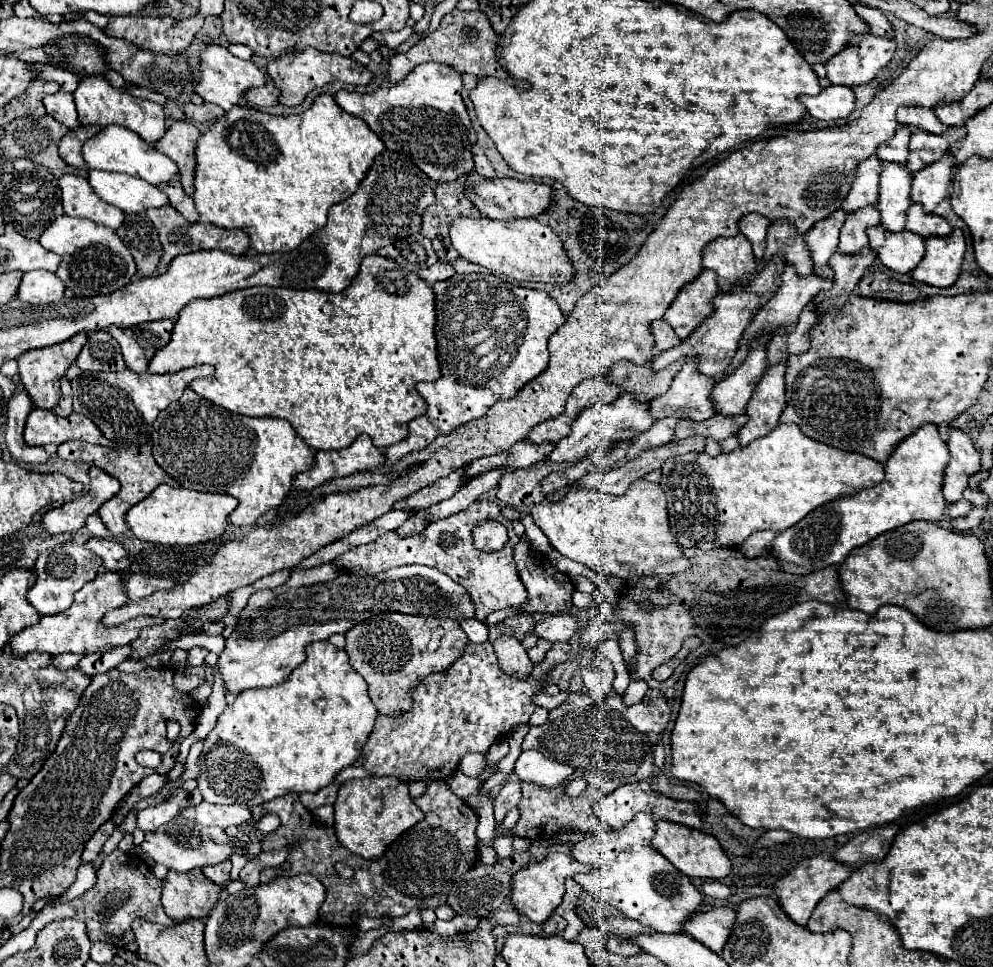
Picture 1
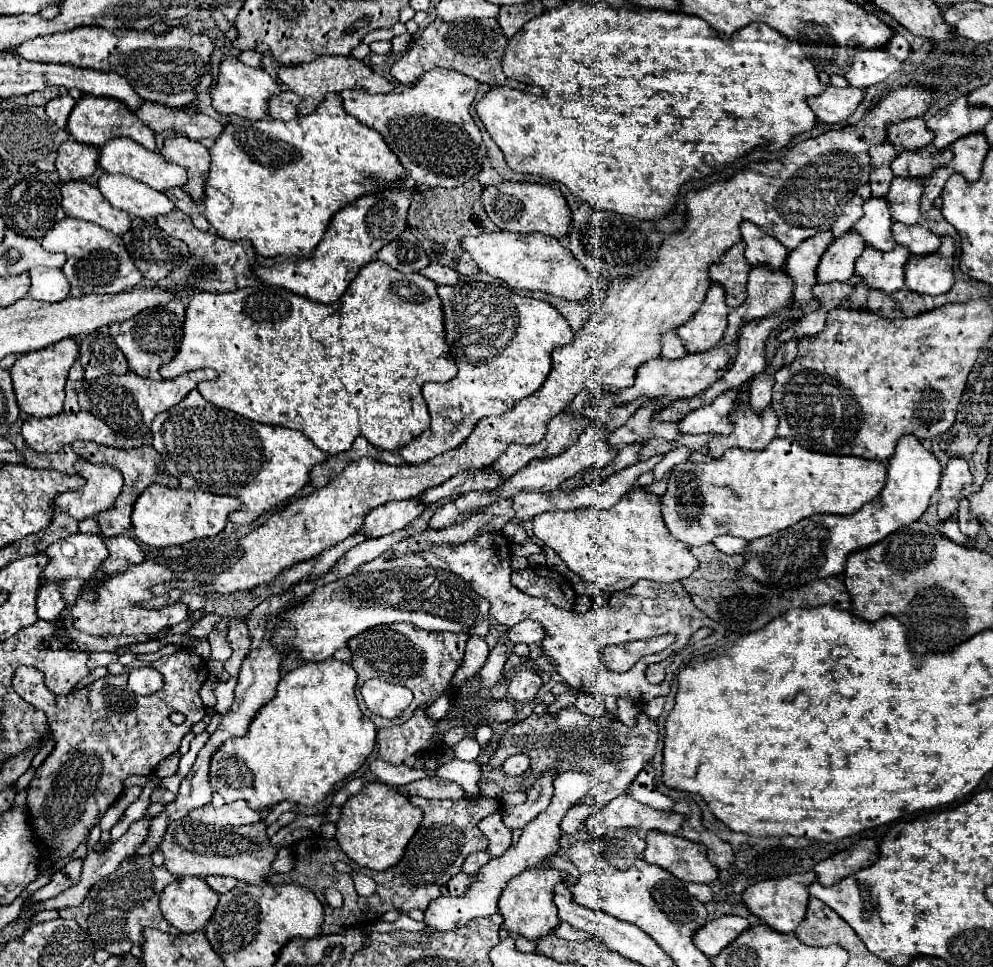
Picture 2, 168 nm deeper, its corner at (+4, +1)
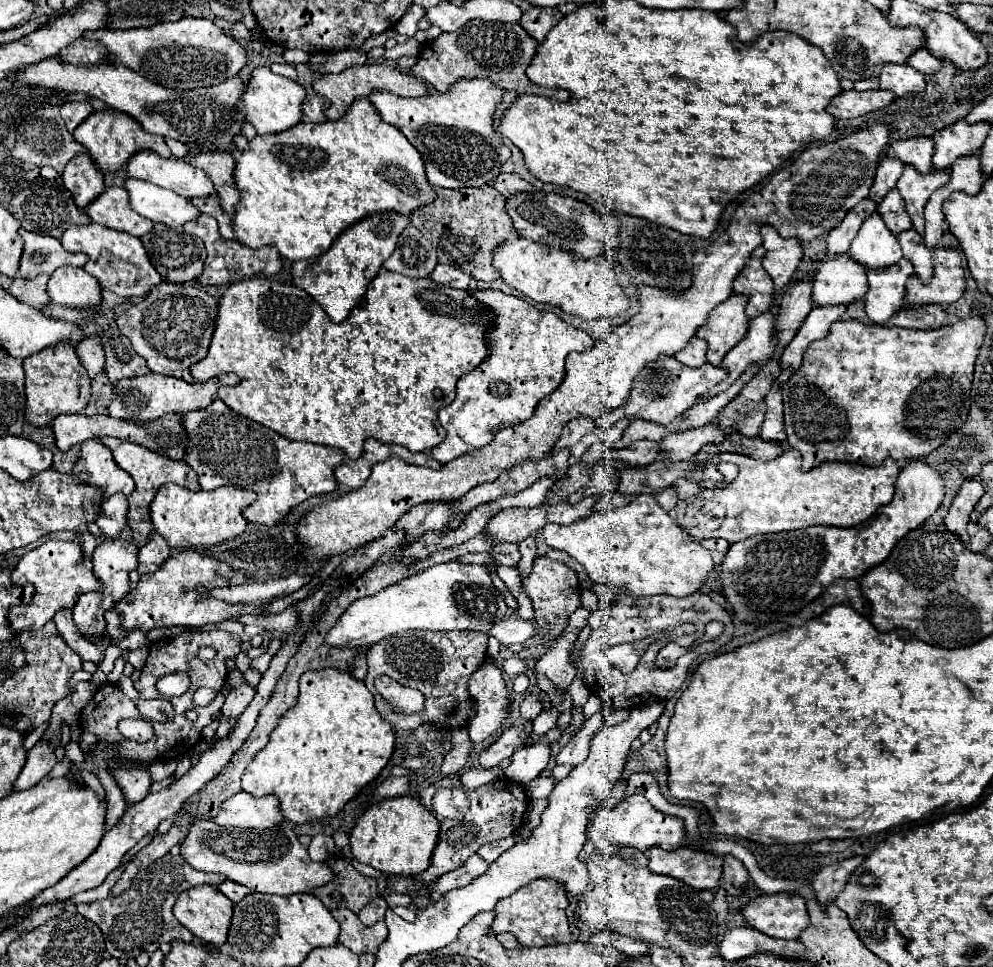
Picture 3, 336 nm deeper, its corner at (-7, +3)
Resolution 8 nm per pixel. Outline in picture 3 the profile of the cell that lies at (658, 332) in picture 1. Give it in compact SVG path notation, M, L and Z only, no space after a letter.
M695 336L695 338L691 338L691 342L689 342L683 350L679 350L679 352L675 354L675 358L677 358L679 362L691 366L691 368L699 368L699 366L707 364L705 352L707 352L707 342L705 342L703 338L697 338L697 336Z

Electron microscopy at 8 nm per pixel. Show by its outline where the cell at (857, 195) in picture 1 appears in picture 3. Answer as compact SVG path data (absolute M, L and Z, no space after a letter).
M867 198L863 202L859 202L853 210L847 212L847 216L843 218L843 222L831 230L831 234L827 236L827 250L831 256L839 256L839 254L847 254L853 238L857 236L861 224L875 212L875 202L867 202Z

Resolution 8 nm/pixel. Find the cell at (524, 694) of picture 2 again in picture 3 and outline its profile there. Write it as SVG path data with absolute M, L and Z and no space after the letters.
M525 694L525 700L521 702L521 718L531 722L531 720L535 720L539 716L541 710L543 710L541 700L535 694Z

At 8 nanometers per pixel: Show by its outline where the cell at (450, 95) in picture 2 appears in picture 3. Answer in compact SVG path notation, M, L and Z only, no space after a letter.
M463 80L455 82L445 94L431 94L427 98L399 98L389 92L371 94L373 106L387 124L399 128L407 140L421 152L425 160L427 178L441 188L467 188L493 184L501 166L511 158L511 150L493 130L495 110L501 104L503 90L491 80Z

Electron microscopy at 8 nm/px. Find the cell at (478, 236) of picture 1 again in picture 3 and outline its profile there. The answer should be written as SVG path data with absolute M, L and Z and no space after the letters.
M517 238L517 242L505 242L503 246L499 246L499 250L495 250L495 268L501 272L501 278L509 286L519 290L527 298L541 302L541 304L557 306L563 312L579 316L583 320L593 320L593 318L603 318L603 316L613 318L613 316L619 316L629 310L629 298L623 294L623 288L619 286L615 272L611 268L607 268L605 264L599 264L595 260L577 258L563 250L553 250L539 242L531 242L525 238Z

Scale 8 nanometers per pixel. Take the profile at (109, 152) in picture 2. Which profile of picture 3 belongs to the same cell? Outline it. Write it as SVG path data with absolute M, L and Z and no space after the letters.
M143 150L129 160L127 170L131 178L153 182L183 198L207 198L215 194L209 176L185 160L159 158L159 154Z

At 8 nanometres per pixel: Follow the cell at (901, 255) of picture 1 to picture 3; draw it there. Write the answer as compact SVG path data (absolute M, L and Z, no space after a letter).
M905 258L883 270L883 274L867 274L869 290L865 296L865 312L873 324L887 324L903 306L905 282L911 274L911 264Z

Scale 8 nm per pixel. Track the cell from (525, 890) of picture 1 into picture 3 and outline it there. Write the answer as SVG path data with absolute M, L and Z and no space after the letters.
M533 880L531 884L519 888L511 896L503 898L495 906L495 920L491 924L491 932L503 934L509 932L517 938L523 946L555 946L555 944L569 944L579 940L579 928L567 918L567 892L561 882L555 880Z

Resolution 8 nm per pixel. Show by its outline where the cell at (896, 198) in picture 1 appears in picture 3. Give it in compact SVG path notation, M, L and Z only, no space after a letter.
M871 214L855 236L849 256L865 270L885 270L897 264L903 258L903 252L899 250L897 236L887 234L883 220L877 214Z

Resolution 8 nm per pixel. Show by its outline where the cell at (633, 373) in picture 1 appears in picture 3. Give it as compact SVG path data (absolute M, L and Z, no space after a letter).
M575 418L575 420L567 422L567 426L563 428L553 450L567 448L571 452L571 458L579 460L583 456L583 450L587 450L591 444L605 442L605 438L607 438L607 444L619 440L623 430L627 428L627 424L629 422L619 422L611 430L601 430L601 428L595 428L593 420L589 420L589 418Z

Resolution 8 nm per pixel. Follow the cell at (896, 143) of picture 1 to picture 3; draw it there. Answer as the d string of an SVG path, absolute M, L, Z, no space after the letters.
M885 156L885 158L879 162L879 166L877 166L875 182L873 182L867 198L873 200L873 202L881 202L883 196L885 196L891 188L895 188L895 184L897 184L897 180L899 180L901 174L903 174L903 166L899 166L899 162L891 162L891 158Z

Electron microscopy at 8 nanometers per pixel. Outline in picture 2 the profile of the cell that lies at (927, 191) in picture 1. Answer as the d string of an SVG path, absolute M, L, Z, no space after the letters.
M894 178L892 188L886 194L892 218L904 224L922 224L922 210L920 210L920 198L924 192L924 180L902 180Z

